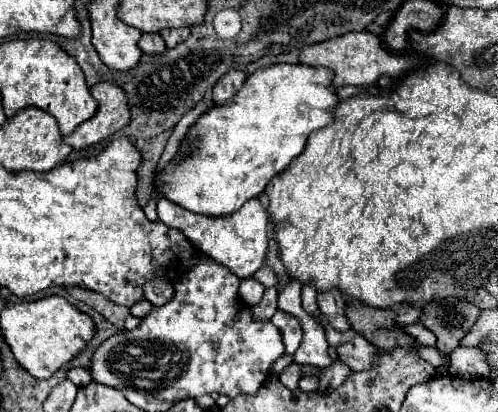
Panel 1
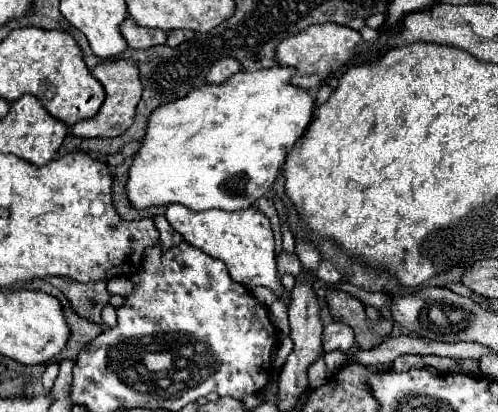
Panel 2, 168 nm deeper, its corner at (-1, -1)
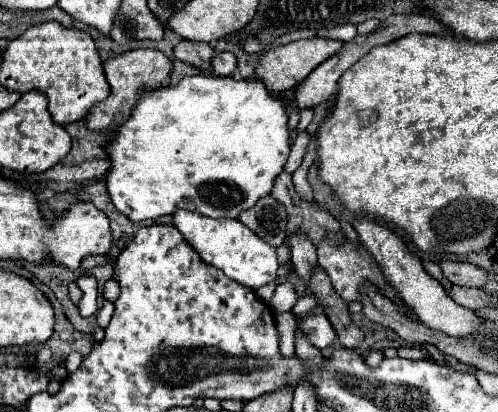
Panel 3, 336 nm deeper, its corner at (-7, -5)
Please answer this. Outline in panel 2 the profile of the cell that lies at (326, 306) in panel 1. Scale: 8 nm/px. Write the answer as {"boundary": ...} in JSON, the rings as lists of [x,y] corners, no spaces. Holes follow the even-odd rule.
{"boundary":[[[321,260],[319,270],[315,272],[315,276],[317,276],[321,282],[325,282],[325,284],[337,284],[337,282],[341,282],[339,272],[337,272],[337,270],[333,268],[333,264],[327,262],[327,260]]]}

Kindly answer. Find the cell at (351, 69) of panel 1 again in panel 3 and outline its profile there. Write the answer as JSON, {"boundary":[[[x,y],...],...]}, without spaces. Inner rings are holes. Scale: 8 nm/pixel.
{"boundary":[[[307,38],[307,40],[297,40],[297,42],[289,42],[285,46],[275,46],[267,52],[261,54],[259,62],[255,64],[255,78],[261,80],[265,84],[265,88],[269,92],[285,92],[295,88],[301,80],[307,78],[307,74],[321,64],[323,60],[327,60],[329,56],[333,56],[335,52],[339,52],[339,48],[343,48],[343,42],[339,40],[327,40],[327,38]]]}

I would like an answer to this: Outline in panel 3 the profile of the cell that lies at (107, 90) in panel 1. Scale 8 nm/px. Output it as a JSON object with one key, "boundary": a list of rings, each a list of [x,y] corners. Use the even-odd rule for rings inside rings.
{"boundary":[[[137,48],[137,50],[129,50],[129,52],[123,52],[123,54],[117,54],[113,58],[109,58],[103,64],[103,68],[105,68],[107,82],[111,86],[111,94],[107,96],[107,100],[95,104],[89,110],[87,126],[91,130],[115,130],[119,124],[123,124],[123,120],[127,120],[127,114],[129,114],[131,106],[139,98],[139,88],[143,84],[145,86],[169,84],[173,62],[161,50],[155,50],[155,48]]]}

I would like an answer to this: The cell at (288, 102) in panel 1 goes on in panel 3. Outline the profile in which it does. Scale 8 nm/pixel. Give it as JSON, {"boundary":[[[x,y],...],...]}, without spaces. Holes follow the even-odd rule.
{"boundary":[[[197,74],[183,78],[175,86],[157,86],[141,92],[129,118],[105,144],[109,160],[105,184],[113,206],[133,222],[175,214],[181,208],[191,210],[191,206],[203,216],[223,218],[223,204],[255,204],[253,200],[271,192],[289,150],[285,106],[267,92],[263,82]]]}

